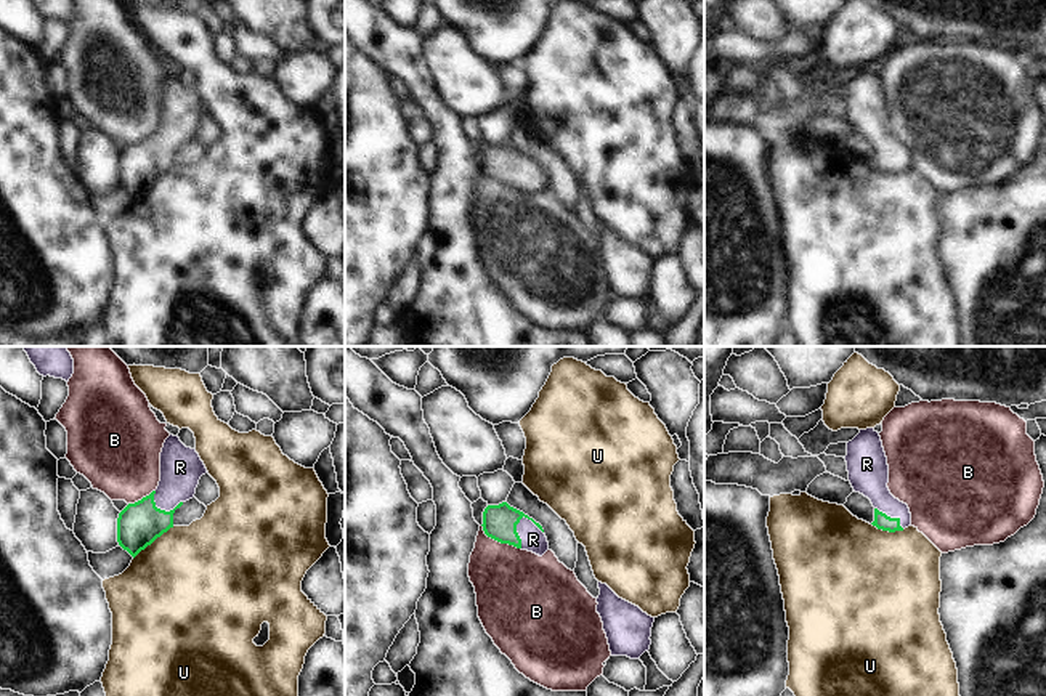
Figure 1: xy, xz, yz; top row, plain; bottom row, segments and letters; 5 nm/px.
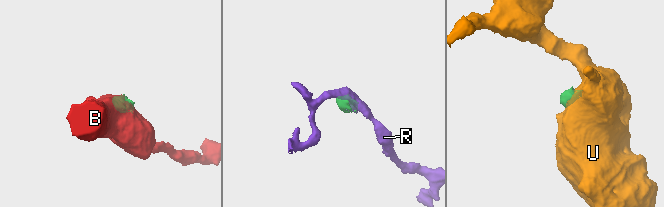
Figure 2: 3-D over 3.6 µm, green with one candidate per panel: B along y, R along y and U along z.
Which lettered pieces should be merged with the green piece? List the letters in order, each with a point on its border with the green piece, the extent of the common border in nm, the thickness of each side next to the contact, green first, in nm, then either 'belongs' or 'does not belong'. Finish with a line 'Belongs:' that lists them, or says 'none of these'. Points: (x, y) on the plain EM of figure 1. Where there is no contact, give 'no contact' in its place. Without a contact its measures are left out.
B: xz (499, 182) | 240 nm | 180/380 nm | does not belong
R: xz (515, 172) | 170 nm | 180/120 nm | belongs
U: xy (153, 182) | 260 nm | 220/500 nm | does not belong
Belongs: R

